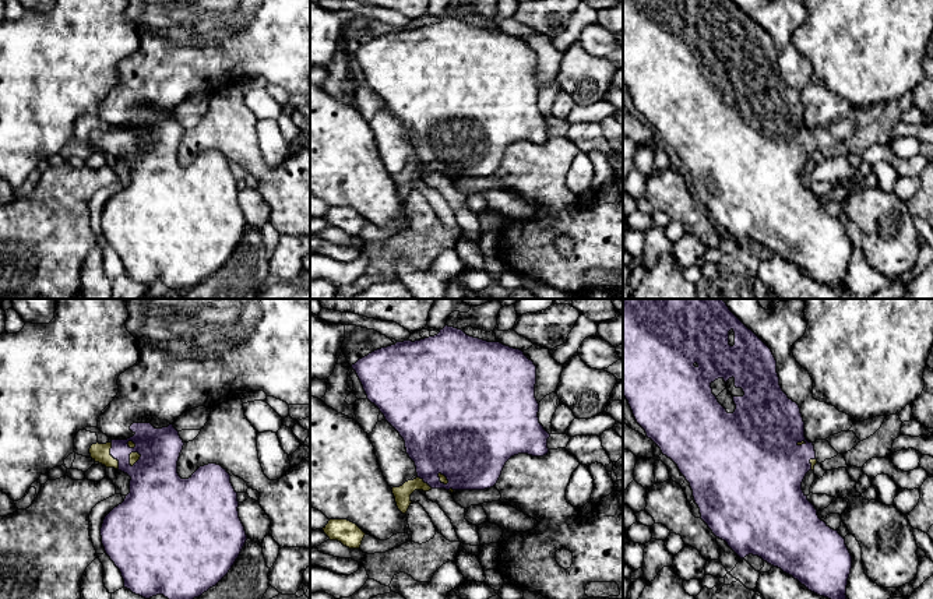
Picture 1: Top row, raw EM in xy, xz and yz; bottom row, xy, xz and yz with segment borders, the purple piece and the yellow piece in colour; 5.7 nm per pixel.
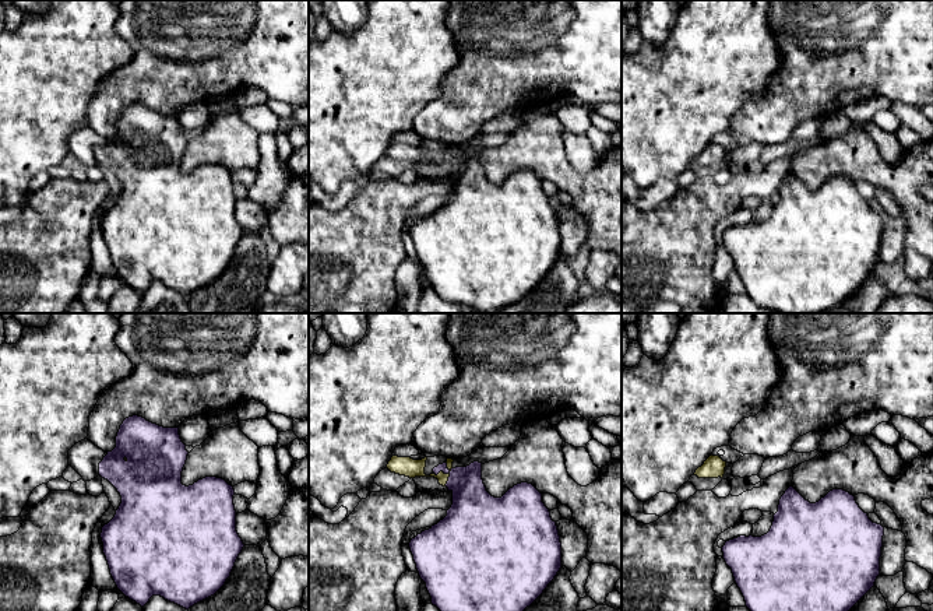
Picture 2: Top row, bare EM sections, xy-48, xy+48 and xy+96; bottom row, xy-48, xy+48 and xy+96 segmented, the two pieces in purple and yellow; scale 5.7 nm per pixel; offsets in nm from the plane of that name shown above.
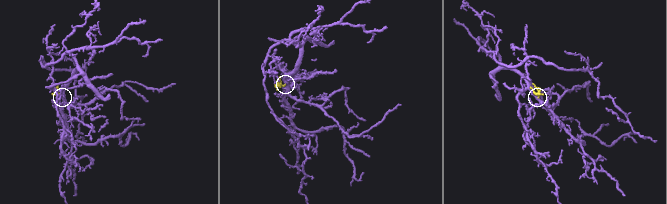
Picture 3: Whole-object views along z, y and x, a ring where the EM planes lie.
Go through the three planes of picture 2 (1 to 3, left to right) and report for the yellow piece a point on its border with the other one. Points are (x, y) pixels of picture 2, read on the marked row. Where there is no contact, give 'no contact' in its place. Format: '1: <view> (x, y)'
1: xy-48 (123, 459)
2: xy+48 (450, 474)
3: no contact

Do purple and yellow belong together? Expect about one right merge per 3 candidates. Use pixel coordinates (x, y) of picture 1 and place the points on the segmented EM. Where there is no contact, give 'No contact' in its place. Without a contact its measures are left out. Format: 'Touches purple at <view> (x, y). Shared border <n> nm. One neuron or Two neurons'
Touches purple at xy (112, 455). Shared border 160 nm. One neuron

